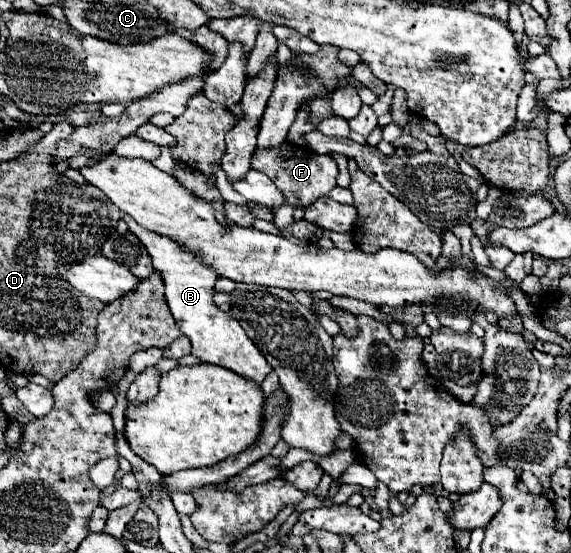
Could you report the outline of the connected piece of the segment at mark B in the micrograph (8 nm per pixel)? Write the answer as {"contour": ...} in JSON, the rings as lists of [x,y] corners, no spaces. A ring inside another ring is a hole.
{"contour":[[[122,216],[122,220],[128,224],[128,230],[146,246],[154,270],[162,276],[164,282],[164,298],[166,304],[180,326],[182,334],[190,338],[192,342],[192,354],[206,364],[216,364],[226,370],[232,370],[234,374],[252,380],[254,384],[262,384],[262,380],[272,372],[272,366],[262,358],[260,350],[250,342],[242,326],[226,312],[222,312],[214,304],[214,282],[218,276],[214,270],[210,270],[196,254],[190,254],[186,248],[178,246],[178,242],[172,242],[170,238],[156,234],[152,230],[146,230],[138,226],[130,216]]]}

